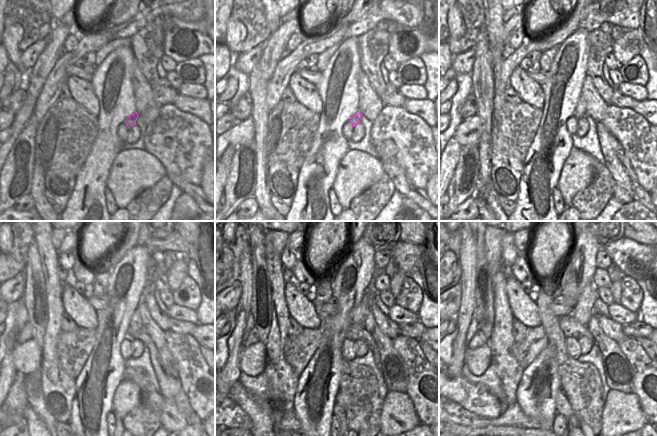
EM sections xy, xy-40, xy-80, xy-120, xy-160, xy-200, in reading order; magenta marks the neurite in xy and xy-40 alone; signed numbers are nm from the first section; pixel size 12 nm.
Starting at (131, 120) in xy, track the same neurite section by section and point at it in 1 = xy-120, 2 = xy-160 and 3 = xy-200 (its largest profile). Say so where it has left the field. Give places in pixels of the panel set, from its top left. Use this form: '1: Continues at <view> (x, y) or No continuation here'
1: Continues at xy-120 (136, 321)
2: Continues at xy-160 (359, 315)
3: Continues at xy-200 (582, 311).

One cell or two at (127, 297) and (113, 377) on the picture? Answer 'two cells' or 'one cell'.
one cell

